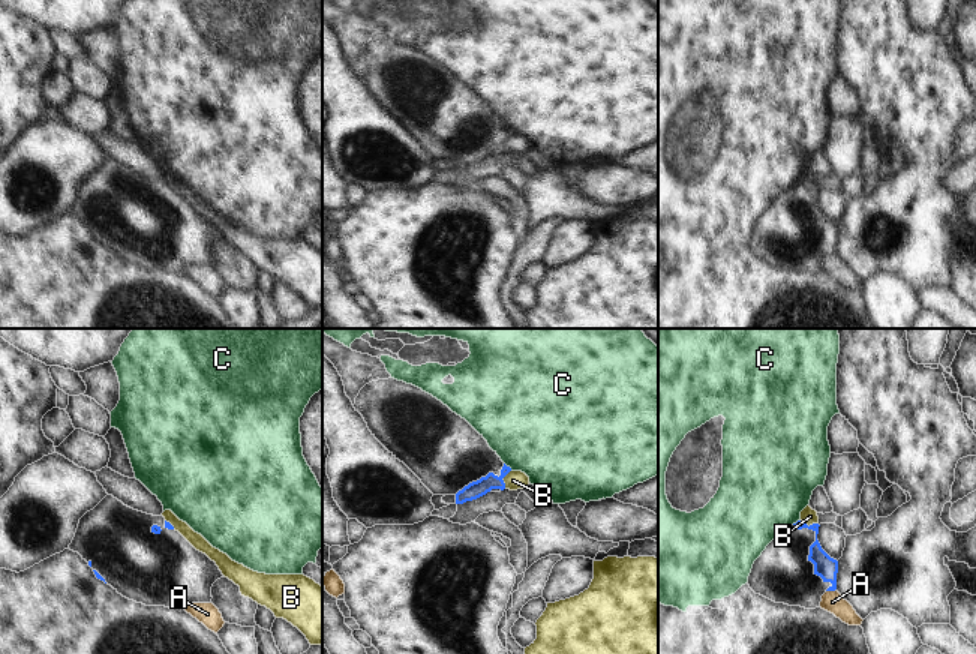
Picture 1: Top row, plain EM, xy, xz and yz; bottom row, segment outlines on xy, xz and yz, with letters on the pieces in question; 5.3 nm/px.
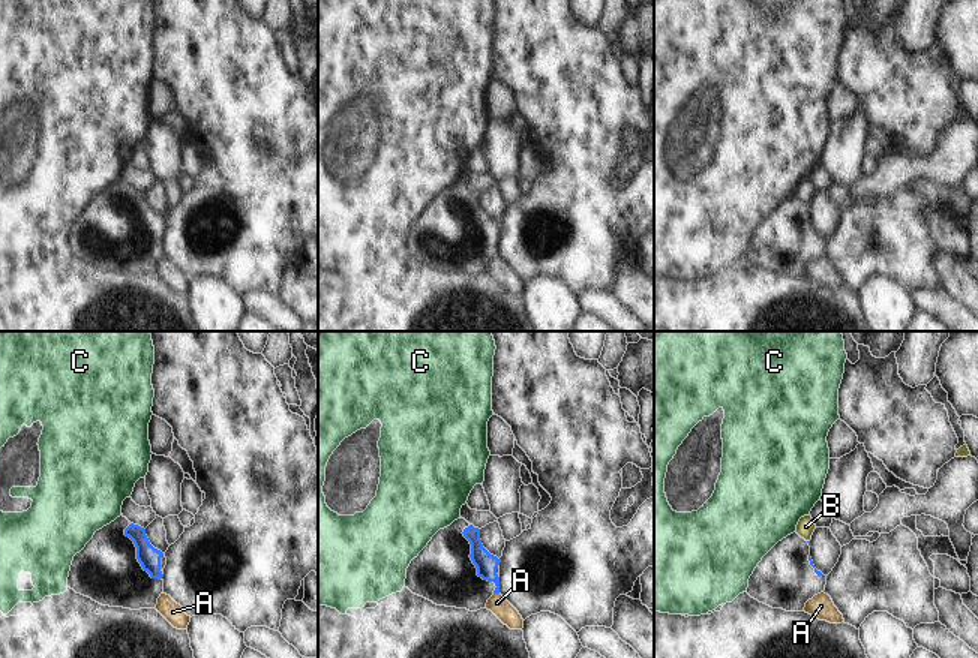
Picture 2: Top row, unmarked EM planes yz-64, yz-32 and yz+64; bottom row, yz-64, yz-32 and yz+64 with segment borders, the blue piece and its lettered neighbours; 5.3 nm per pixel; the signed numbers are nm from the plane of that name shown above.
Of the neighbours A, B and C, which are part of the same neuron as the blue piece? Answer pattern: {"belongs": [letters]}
{"belongs": []}

